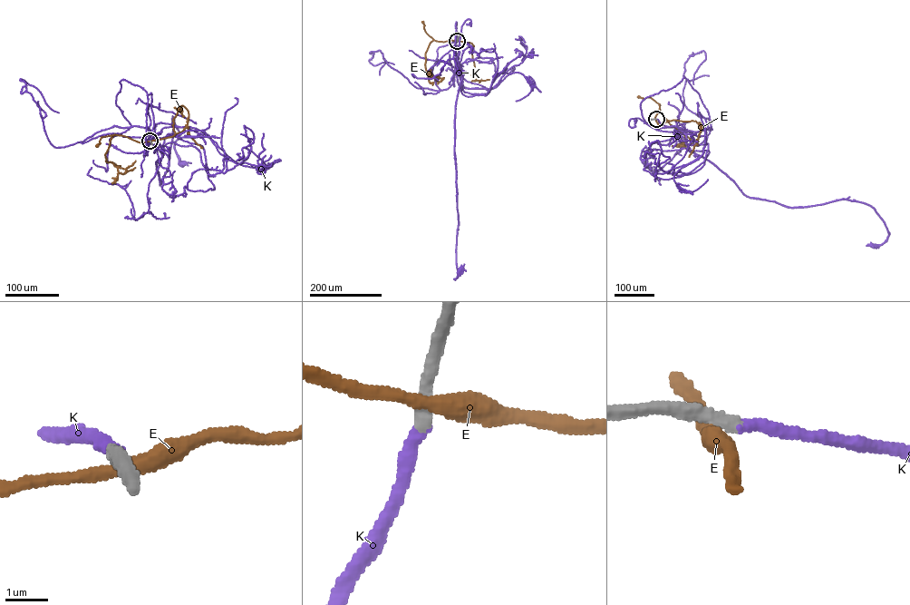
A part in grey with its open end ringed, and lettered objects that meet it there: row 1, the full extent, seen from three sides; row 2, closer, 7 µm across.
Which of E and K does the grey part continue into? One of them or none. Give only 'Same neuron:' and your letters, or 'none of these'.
Same neuron: K

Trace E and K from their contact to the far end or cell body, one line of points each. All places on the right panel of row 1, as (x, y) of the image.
E: (655, 119), (659, 104), (650, 97), (638, 96)
K: (656, 119), (681, 130), (687, 150), (749, 197), (791, 208), (842, 199), (870, 205), (889, 234), (874, 245)

